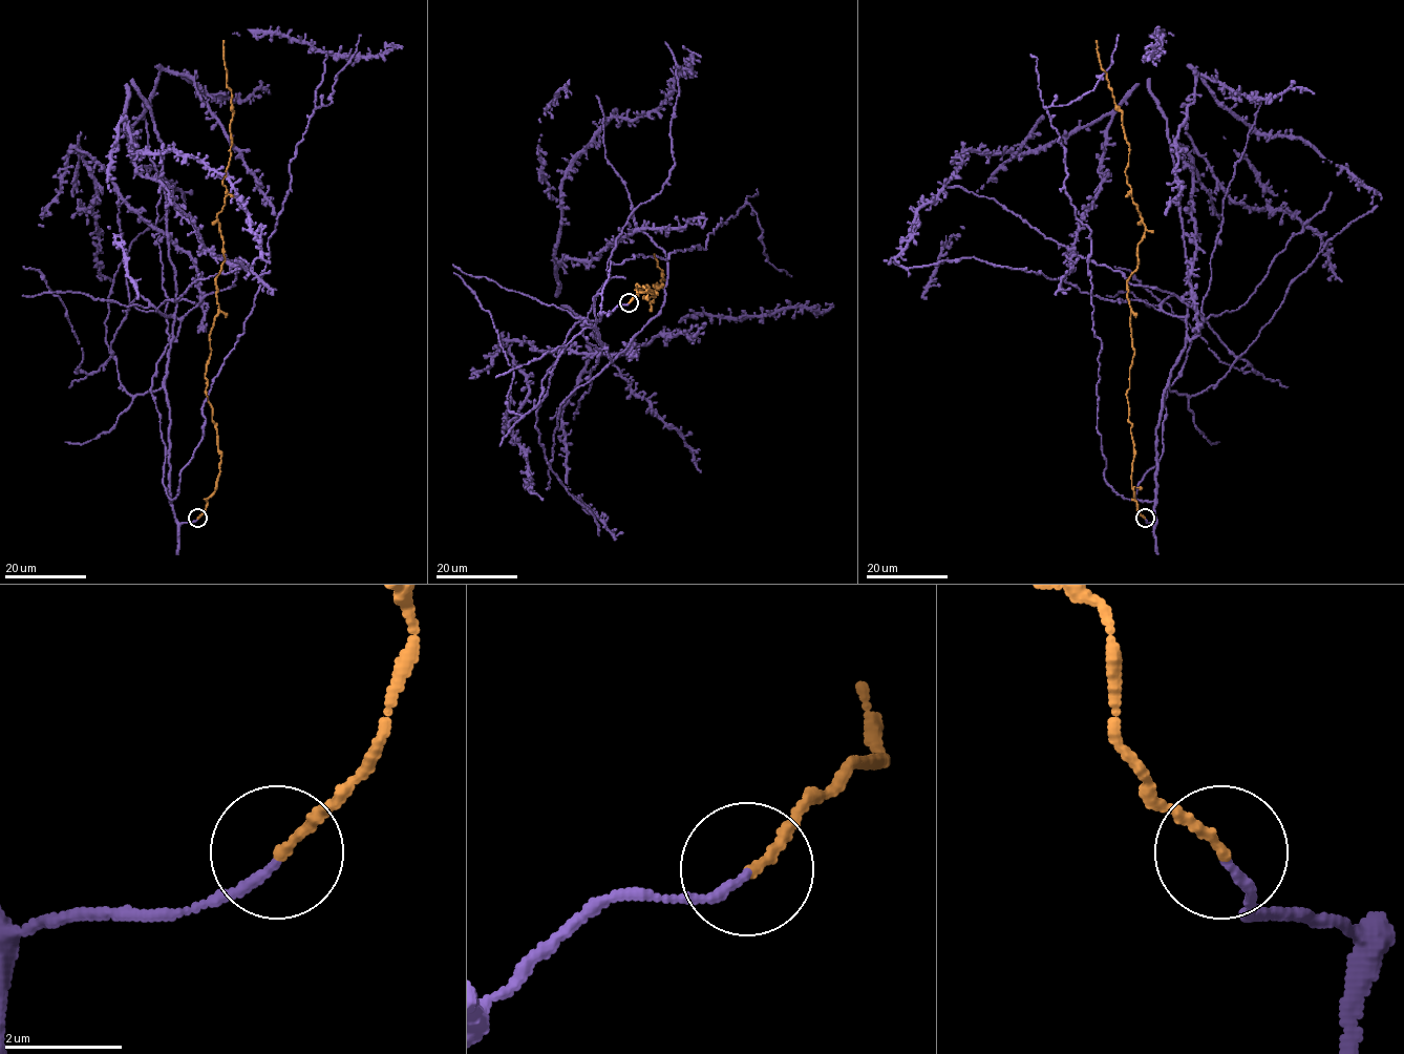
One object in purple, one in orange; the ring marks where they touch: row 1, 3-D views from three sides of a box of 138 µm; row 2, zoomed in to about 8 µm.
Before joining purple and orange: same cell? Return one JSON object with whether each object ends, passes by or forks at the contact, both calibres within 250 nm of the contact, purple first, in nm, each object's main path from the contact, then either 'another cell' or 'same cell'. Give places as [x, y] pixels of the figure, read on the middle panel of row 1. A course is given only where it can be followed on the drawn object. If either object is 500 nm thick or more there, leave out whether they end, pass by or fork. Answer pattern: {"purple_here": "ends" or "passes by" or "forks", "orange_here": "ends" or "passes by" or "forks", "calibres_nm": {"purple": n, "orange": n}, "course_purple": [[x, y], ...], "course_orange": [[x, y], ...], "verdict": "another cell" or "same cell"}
{"purple_here": "ends", "orange_here": "ends", "calibres_nm": {"purple": 150, "orange": 160}, "course_purple": [[629, 302], [596, 323], [611, 361], [667, 258], [634, 231], [556, 270], [564, 175], [665, 100], [683, 45]], "course_orange": [[629, 302], [652, 293], [637, 285], [656, 296], [650, 302], [654, 285], [662, 287], [655, 254]], "verdict": "same cell"}

